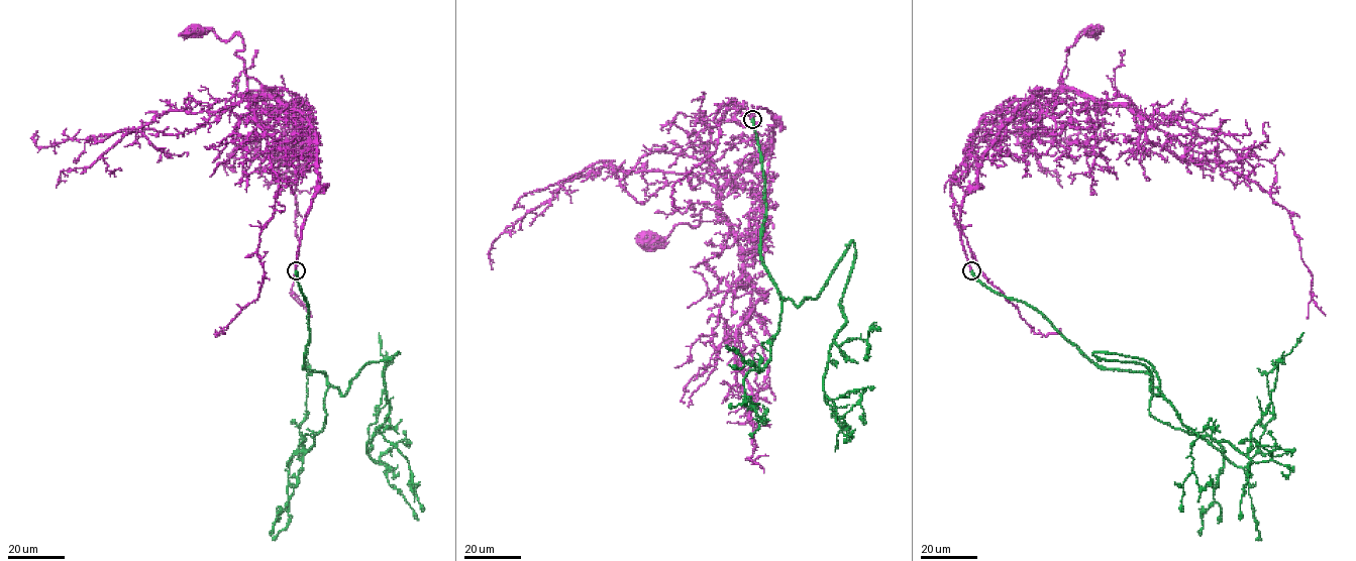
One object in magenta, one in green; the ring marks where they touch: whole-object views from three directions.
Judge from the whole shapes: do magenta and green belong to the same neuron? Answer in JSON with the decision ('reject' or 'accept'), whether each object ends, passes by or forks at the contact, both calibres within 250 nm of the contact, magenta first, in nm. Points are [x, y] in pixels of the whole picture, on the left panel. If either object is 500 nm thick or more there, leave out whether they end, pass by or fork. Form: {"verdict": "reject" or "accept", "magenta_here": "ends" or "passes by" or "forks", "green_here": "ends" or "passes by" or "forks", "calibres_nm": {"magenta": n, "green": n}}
{"verdict": "accept", "calibres_nm": {"magenta": 600, "green": 600}}

